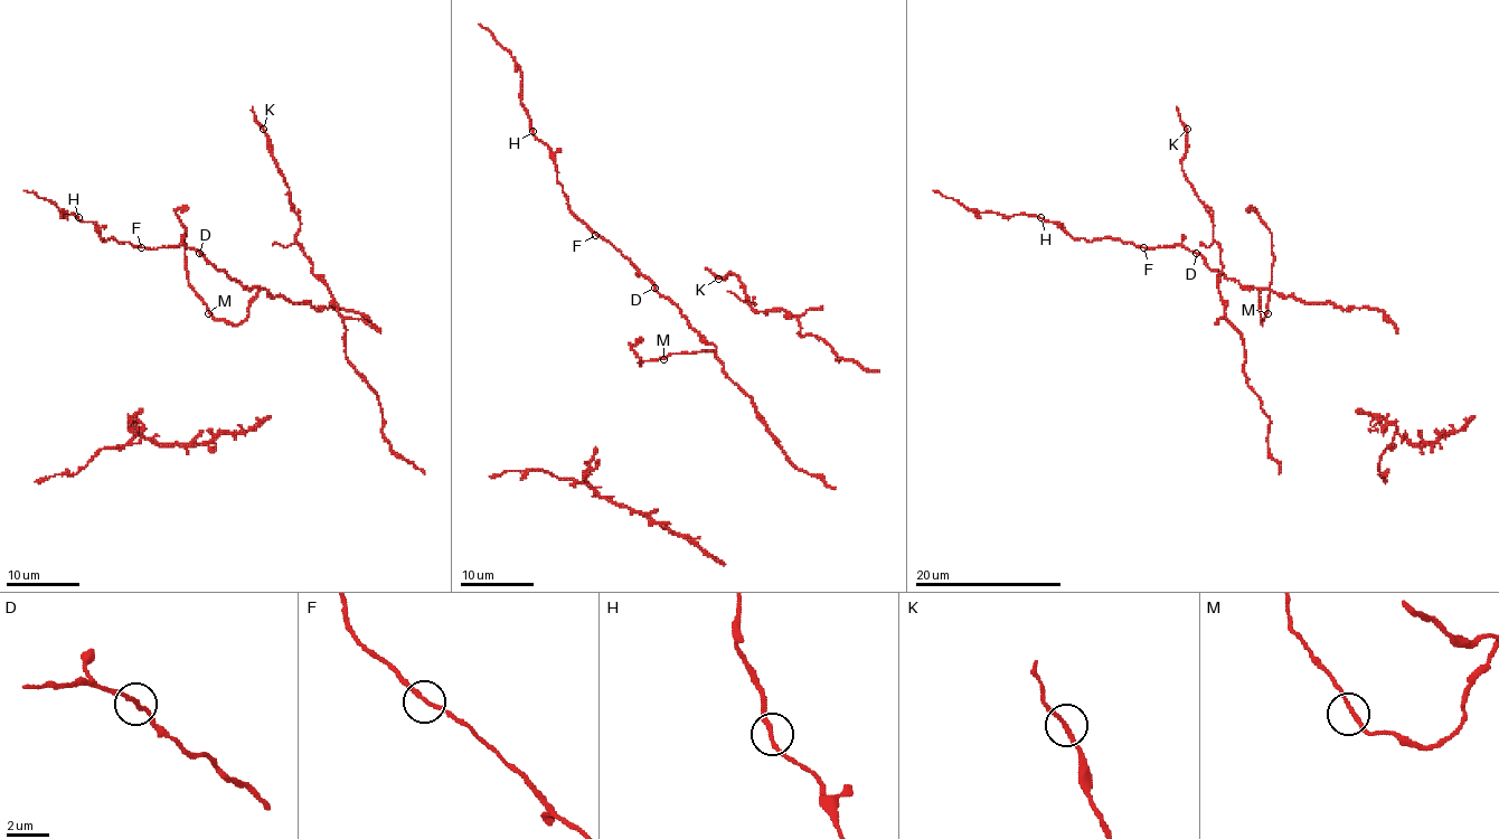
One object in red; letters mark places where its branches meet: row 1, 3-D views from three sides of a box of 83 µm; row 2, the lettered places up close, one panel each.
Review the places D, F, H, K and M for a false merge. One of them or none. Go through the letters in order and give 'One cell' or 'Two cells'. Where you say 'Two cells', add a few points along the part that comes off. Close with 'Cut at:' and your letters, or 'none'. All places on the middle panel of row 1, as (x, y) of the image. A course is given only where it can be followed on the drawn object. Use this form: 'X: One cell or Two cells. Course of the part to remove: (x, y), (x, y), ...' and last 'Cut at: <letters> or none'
D: One cell
F: One cell
H: Two cells. Course of the part to remove: (534, 132), (528, 110), (520, 101), (520, 66), (478, 24)
K: One cell
M: One cell
Cut at: H

